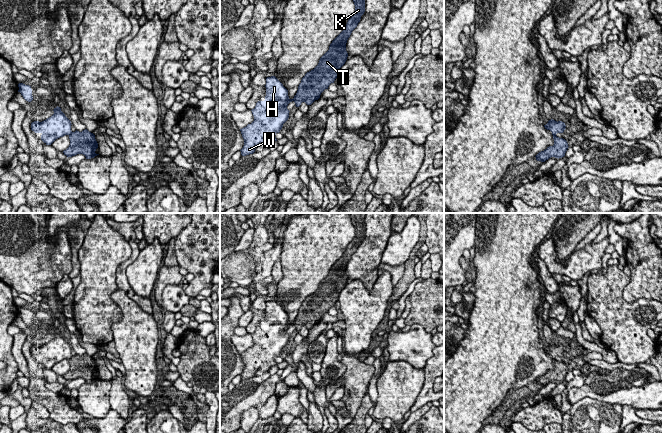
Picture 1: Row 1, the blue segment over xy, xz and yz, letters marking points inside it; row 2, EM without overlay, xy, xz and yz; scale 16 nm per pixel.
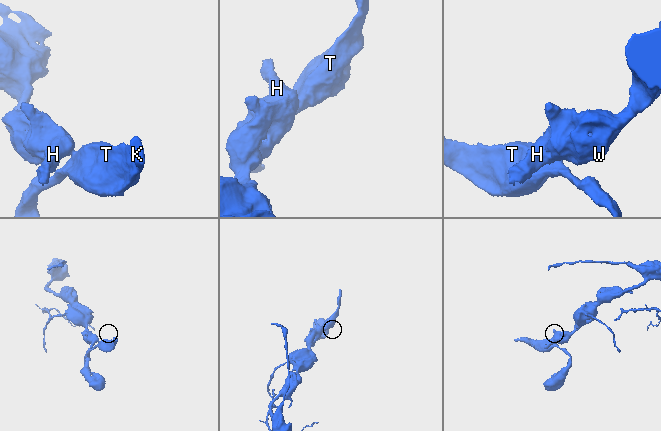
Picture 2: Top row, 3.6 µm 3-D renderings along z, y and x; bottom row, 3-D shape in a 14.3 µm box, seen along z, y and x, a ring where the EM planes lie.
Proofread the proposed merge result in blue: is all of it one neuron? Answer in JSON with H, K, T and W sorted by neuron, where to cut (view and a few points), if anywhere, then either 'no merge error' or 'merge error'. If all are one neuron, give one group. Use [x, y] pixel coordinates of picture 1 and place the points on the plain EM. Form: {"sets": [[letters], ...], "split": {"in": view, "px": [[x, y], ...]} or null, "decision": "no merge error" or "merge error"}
{"sets": [["H", "W"], ["K", "T"]], "split": {"in": "xy", "px": [[72, 356], [69, 359]]}, "decision": "merge error"}

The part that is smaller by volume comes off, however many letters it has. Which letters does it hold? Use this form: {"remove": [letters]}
{"remove": ["K", "T"]}

